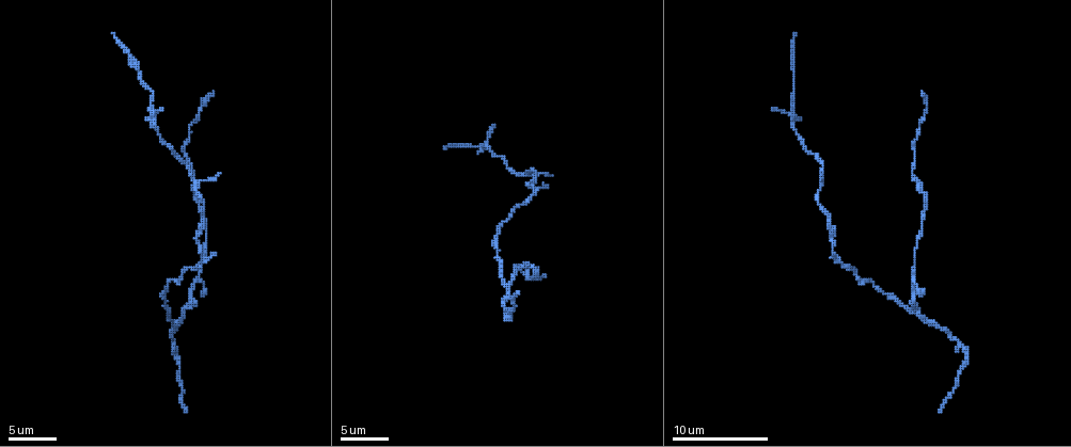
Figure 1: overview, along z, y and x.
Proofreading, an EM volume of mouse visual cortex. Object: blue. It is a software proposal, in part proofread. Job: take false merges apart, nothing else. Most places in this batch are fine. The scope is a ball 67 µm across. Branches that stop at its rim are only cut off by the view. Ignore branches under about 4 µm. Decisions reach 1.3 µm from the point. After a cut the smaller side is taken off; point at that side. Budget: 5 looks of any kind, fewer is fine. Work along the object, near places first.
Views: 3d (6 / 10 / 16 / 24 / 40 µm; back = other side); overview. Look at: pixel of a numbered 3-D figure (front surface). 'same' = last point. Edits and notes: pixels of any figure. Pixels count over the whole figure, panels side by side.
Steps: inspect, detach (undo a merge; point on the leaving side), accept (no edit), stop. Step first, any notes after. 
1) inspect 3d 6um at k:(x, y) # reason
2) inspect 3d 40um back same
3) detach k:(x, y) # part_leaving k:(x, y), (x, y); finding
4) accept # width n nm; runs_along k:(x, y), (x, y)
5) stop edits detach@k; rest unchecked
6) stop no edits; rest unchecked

inspect 3d 16um at 1:(879, 288)

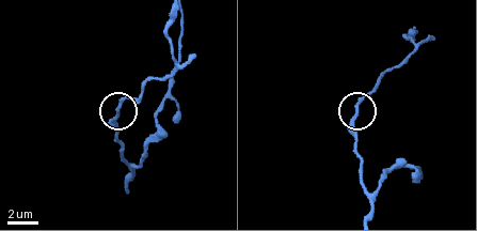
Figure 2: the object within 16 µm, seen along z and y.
inspect 3d 6um at 2:(357, 106) # closer look

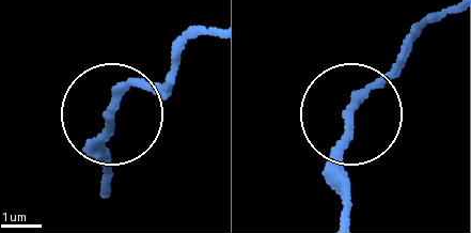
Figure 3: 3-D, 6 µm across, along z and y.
accept # runs_along 3:(115, 111), (136, 84), (173, 74); continuous, no second neuron

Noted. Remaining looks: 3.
inspect 3d 10um at 1:(196, 240) # calibre changes

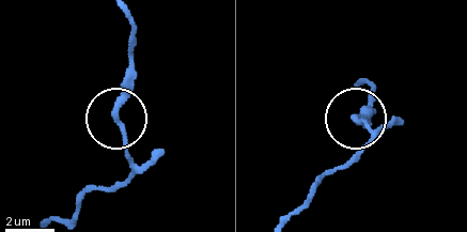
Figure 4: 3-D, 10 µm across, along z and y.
accept # all the same neuron

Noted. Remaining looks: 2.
inspect 3d 6um at 1:(194, 177) # two arms in line, one across

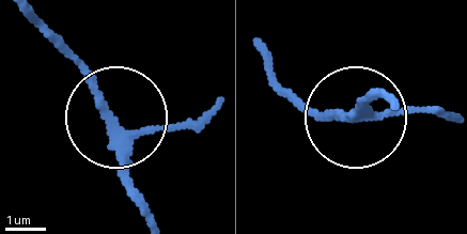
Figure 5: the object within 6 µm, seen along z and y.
accept # runs_along 5:(388, 100), (354, 116), (296, 107); all the same neuron

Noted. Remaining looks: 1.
stop no edits; rest unchecked

